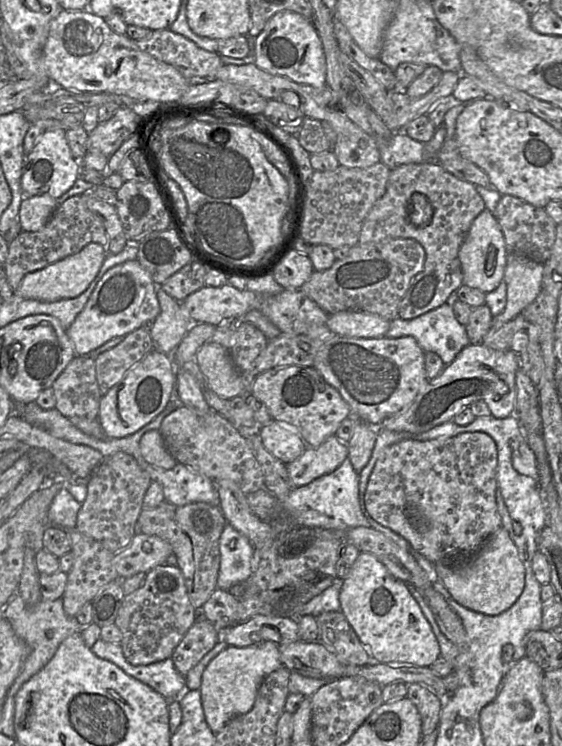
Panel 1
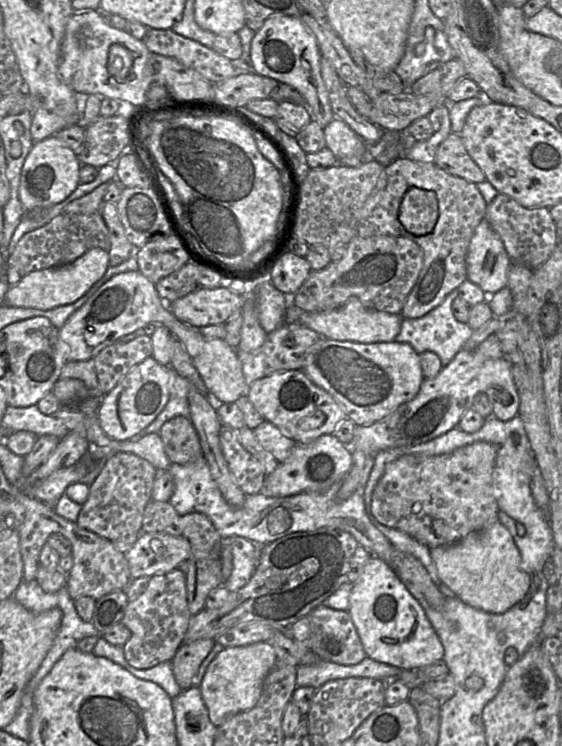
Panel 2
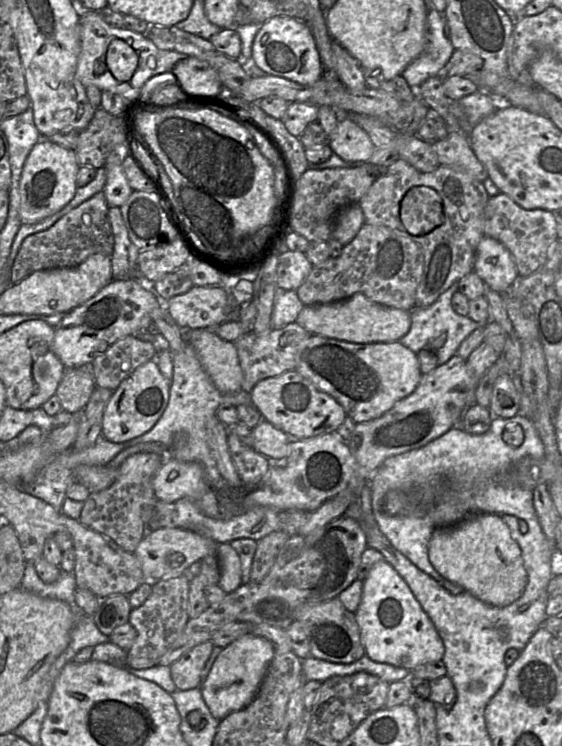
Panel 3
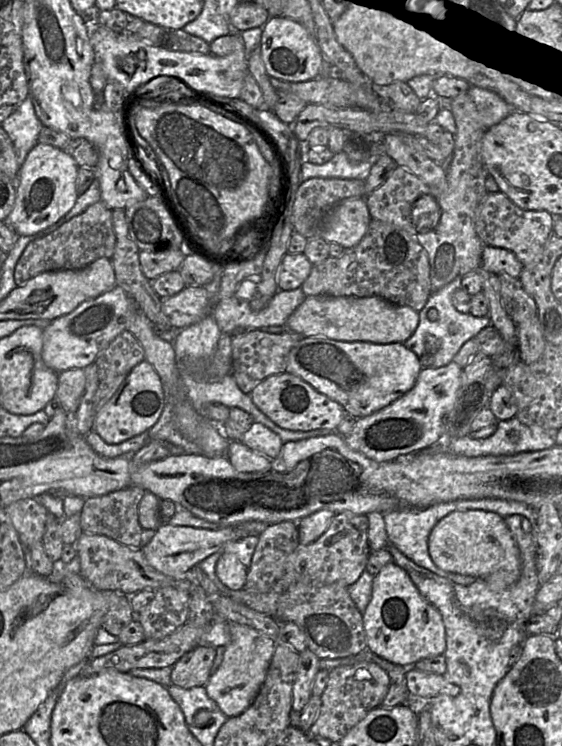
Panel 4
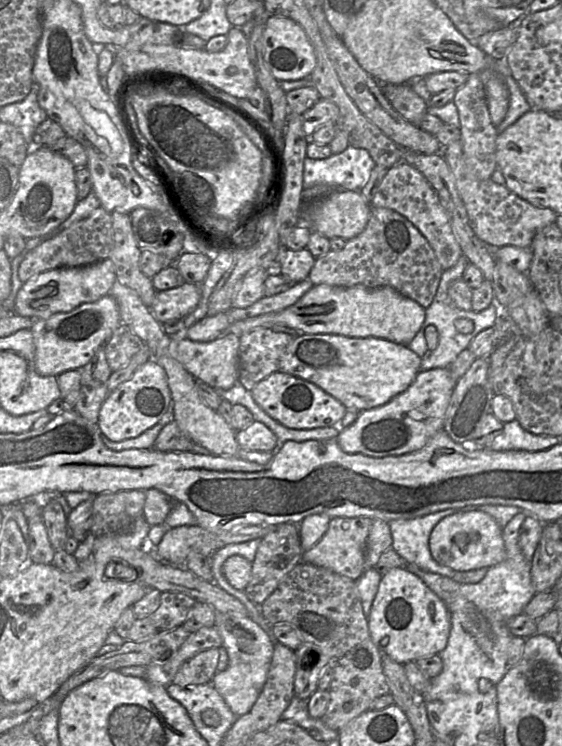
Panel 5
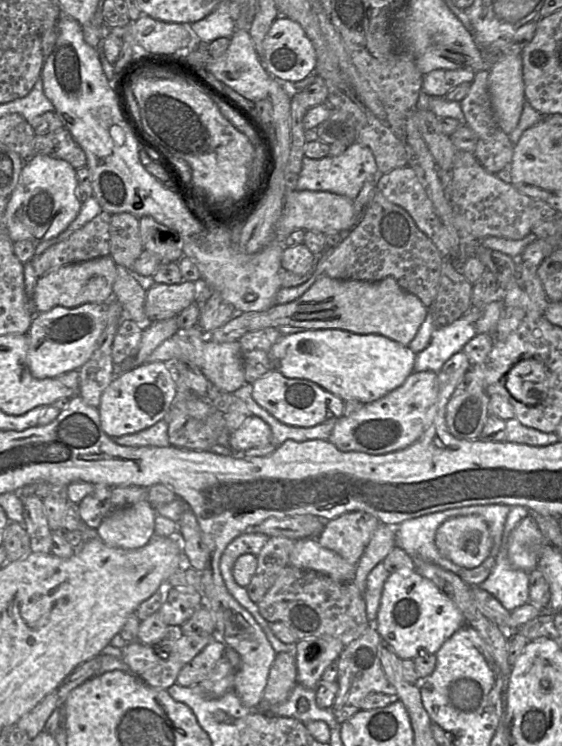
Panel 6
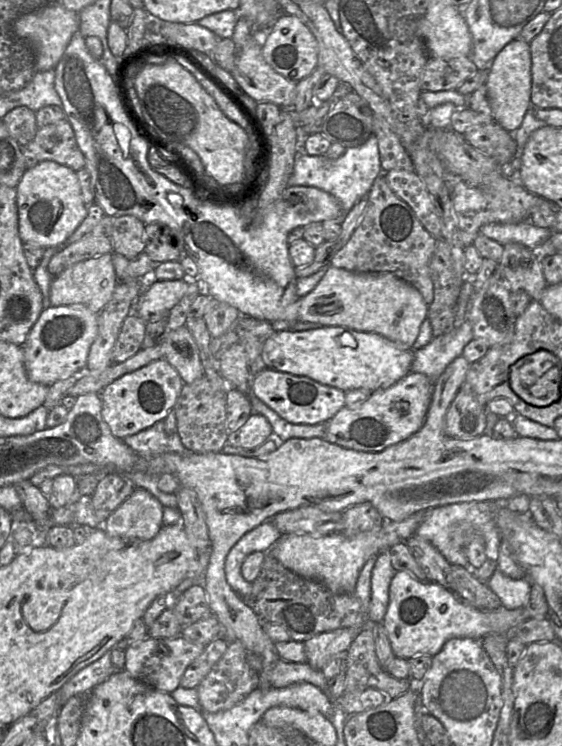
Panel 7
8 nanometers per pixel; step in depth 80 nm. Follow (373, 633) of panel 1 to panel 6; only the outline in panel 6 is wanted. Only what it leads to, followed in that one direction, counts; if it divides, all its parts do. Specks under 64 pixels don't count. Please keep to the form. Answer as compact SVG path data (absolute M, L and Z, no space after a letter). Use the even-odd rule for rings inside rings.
M417 571L394 572L385 581L375 629L401 660L413 660L422 654L436 654L444 642L465 624L466 620L453 600Z

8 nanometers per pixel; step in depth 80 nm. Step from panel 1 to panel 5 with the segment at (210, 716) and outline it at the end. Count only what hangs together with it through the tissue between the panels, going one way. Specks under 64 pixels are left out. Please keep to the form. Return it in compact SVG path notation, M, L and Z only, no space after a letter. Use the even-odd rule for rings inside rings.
M215 612L215 627L221 635L223 647L228 654L228 665L225 670L214 675L211 683L232 713L240 717L251 710L265 685L273 657L274 644L269 635L249 617Z

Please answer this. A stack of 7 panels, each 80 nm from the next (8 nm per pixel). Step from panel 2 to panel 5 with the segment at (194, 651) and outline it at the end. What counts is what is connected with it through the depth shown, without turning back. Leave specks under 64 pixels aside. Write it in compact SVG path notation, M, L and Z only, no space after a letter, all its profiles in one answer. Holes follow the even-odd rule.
M218 648L200 652L182 664L172 684L180 687L208 684L217 673L218 660Z

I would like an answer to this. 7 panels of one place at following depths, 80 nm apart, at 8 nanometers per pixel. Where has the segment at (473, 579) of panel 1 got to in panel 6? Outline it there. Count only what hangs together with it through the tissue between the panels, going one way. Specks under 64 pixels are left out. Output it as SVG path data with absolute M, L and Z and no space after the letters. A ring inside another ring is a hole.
M457 516L439 526L435 544L444 558L462 568L473 569L490 556L493 539L481 516Z

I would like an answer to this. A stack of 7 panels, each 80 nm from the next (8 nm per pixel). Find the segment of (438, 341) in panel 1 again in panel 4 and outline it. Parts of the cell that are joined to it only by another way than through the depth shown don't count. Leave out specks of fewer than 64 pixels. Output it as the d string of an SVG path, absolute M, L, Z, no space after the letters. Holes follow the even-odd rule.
M458 276L453 281L431 294L426 305L419 311L419 324L415 332L403 342L404 346L413 351L418 357L421 357L425 353L425 339L428 334L431 334L438 338L441 342L439 349L432 355L432 361L430 367L440 368L451 361L458 353L461 347L469 339L474 338L485 327L491 325L489 316L475 317L470 313L463 314L455 309L452 304L451 297L455 290L460 288L462 277ZM430 309L436 309L438 311L438 319L431 321L428 319L428 311Z

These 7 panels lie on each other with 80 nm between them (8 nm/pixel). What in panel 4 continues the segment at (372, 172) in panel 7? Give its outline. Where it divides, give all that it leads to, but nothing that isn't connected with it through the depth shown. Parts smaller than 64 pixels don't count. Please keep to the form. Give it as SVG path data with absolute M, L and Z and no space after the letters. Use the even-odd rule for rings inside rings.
M341 151L333 154L324 164L305 161L301 165L301 181L310 178L359 179L365 181L370 173L372 163L369 161L352 162Z

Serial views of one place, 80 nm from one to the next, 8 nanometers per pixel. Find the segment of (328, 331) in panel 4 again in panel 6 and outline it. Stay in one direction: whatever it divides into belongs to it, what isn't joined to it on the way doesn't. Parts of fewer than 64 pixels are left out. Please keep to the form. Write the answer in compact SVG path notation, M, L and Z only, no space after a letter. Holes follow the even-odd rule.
M318 276L317 281L298 299L290 303L274 305L264 311L242 313L210 333L209 339L217 343L233 342L238 341L246 333L259 329L291 326L308 330L338 329L360 335L377 334L408 347L426 319L427 313L428 309L421 300L403 290L393 277L386 277L380 281L356 281Z

